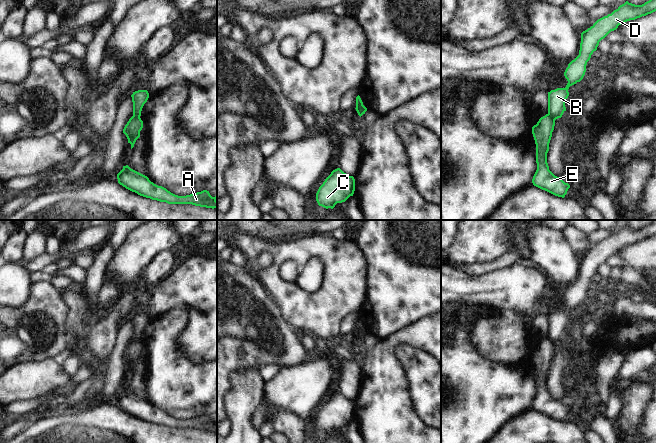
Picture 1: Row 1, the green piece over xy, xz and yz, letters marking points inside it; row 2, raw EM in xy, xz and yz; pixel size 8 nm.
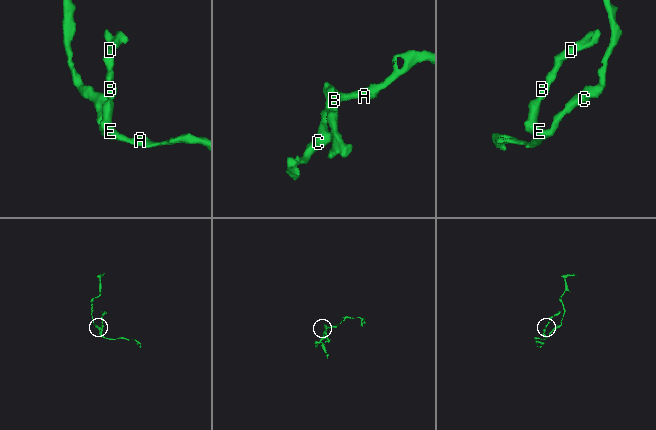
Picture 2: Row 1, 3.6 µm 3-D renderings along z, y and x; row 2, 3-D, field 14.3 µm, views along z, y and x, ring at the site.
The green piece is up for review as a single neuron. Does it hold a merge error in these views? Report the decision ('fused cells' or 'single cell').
fused cells

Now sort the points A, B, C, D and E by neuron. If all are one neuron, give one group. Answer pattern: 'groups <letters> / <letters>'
groups A C E / B D

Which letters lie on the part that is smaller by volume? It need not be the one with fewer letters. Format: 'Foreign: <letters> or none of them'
Foreign: B, D

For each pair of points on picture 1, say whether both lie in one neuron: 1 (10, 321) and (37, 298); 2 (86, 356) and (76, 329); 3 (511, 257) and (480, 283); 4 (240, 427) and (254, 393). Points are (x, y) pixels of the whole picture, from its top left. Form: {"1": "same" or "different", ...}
{"1": "same", "2": "different", "3": "different", "4": "same"}

